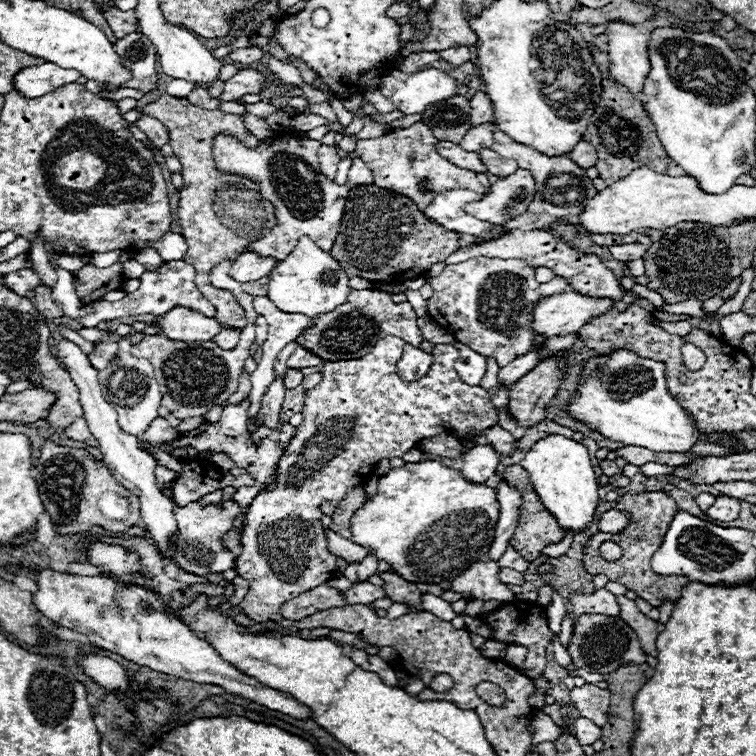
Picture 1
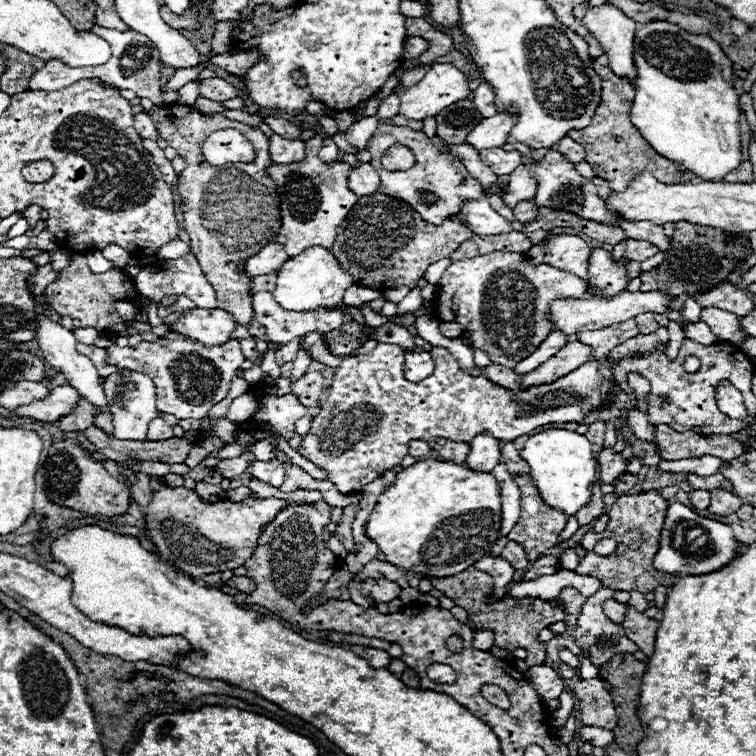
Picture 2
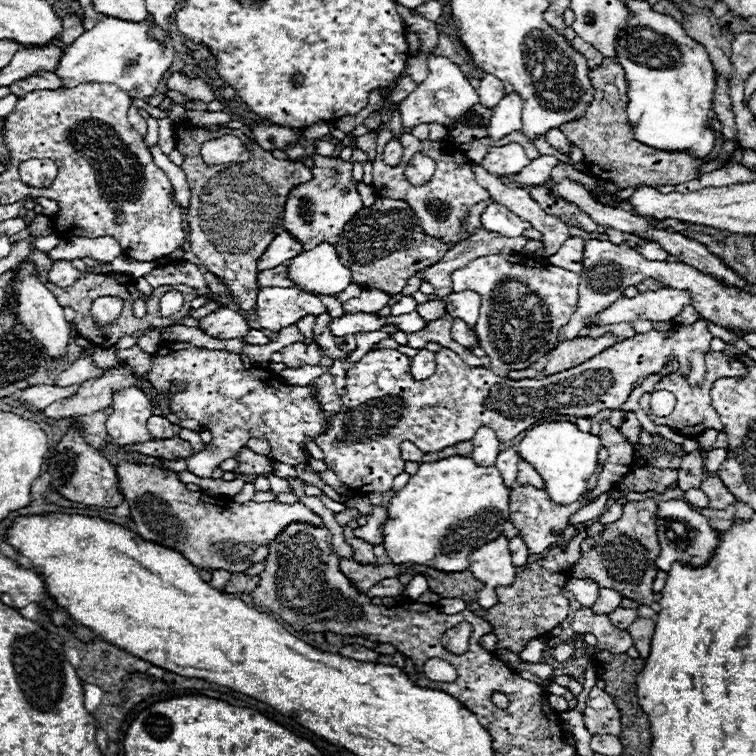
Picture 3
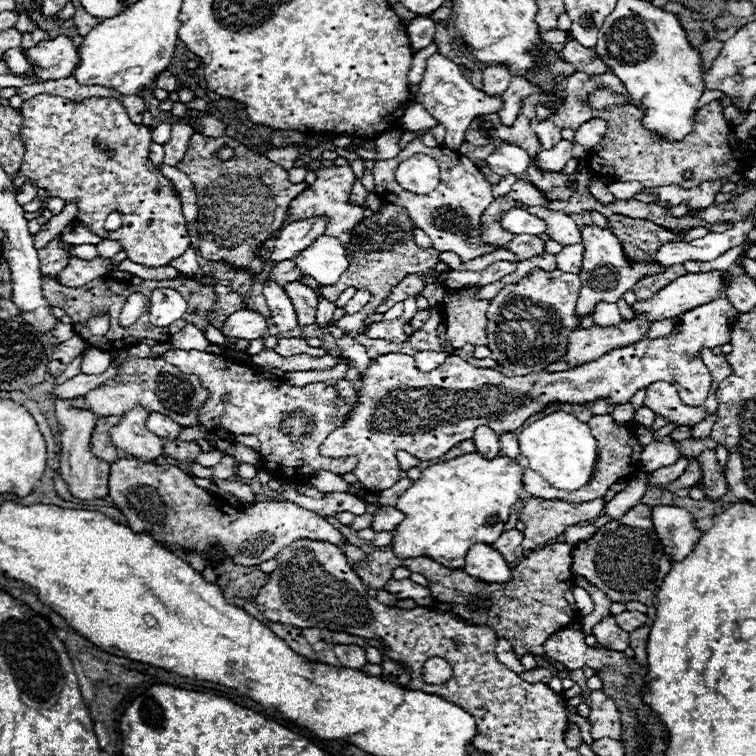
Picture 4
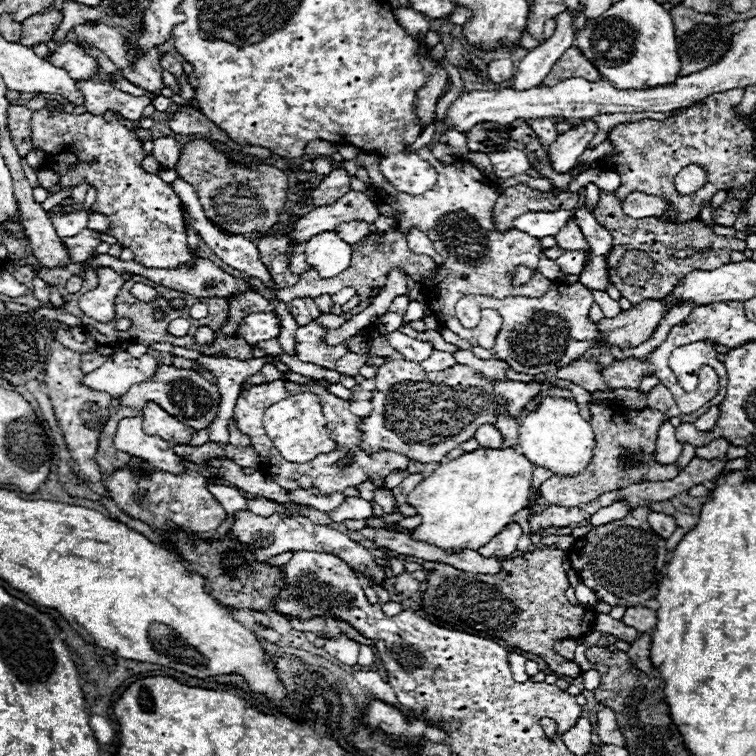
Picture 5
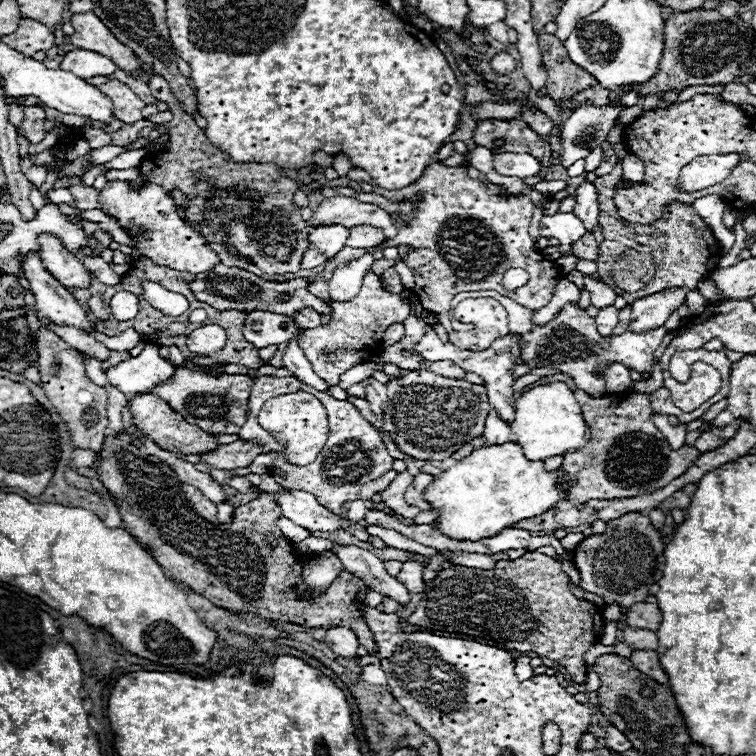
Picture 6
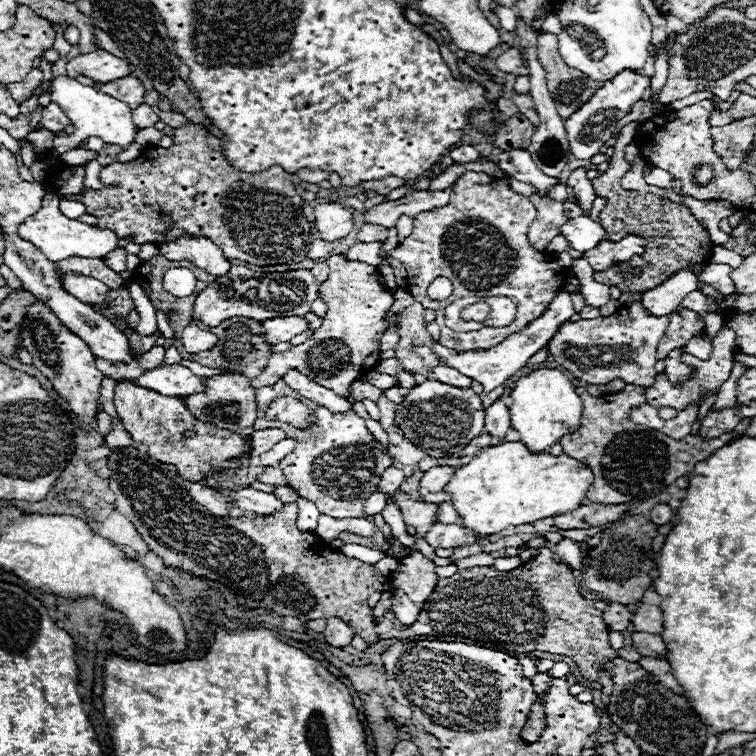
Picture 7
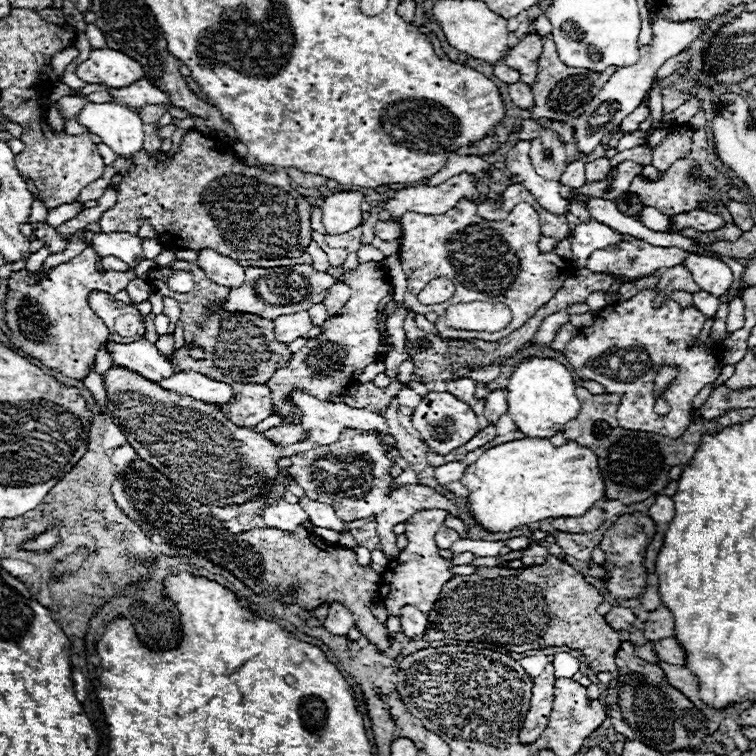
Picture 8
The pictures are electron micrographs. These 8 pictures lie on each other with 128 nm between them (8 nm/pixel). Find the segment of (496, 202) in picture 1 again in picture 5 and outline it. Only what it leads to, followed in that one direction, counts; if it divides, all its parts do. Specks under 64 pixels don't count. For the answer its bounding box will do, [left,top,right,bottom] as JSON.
[548,120,596,172]

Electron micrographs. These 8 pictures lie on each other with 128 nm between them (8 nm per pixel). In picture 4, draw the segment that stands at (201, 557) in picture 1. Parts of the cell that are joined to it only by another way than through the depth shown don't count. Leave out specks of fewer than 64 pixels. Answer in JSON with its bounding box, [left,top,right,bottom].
[108,458,346,566]

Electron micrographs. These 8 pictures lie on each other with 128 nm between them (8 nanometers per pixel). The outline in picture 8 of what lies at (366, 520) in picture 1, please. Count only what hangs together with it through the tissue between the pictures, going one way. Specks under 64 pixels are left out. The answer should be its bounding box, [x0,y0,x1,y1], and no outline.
[460,438,604,534]

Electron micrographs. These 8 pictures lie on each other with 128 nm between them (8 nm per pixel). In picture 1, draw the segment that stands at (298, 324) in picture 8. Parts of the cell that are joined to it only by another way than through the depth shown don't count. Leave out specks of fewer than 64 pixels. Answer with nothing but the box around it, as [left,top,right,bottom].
[154,310,222,342]

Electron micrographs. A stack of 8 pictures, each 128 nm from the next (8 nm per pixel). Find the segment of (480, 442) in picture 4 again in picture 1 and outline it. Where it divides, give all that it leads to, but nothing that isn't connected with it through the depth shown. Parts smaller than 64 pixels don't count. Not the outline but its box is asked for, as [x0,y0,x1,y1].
[460,444,498,484]

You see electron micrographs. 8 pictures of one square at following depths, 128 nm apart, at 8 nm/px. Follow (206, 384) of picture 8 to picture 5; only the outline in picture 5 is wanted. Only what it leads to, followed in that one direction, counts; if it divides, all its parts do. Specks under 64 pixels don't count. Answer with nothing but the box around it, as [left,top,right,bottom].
[84,350,158,396]

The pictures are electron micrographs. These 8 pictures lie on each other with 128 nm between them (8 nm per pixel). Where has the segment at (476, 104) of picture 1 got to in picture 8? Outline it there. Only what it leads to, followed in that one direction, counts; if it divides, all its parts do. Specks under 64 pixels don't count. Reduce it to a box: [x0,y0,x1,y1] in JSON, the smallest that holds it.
[504,34,542,86]

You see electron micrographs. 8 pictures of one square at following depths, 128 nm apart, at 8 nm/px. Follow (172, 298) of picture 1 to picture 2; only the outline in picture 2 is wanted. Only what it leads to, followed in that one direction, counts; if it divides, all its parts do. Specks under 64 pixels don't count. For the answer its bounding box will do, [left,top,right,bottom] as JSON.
[132,254,216,310]

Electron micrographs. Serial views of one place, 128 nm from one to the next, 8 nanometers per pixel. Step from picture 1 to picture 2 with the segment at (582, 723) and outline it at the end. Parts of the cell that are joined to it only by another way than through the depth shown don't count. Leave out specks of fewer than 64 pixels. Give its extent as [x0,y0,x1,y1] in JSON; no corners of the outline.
[578,726,612,748]

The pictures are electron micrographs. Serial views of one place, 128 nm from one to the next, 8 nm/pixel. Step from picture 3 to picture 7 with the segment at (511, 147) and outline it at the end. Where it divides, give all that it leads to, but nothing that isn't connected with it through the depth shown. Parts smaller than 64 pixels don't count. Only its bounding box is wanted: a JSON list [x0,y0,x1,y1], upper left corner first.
[498,150,558,196]

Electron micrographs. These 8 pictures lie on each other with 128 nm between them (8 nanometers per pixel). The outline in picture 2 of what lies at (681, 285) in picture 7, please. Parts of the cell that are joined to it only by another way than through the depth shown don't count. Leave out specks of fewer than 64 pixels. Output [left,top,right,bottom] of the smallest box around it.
[518,342,592,390]

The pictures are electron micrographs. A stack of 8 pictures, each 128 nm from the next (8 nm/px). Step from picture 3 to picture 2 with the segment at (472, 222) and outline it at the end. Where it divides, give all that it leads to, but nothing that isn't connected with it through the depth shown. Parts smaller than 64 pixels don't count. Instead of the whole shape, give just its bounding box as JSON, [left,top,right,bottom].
[332,192,472,290]

